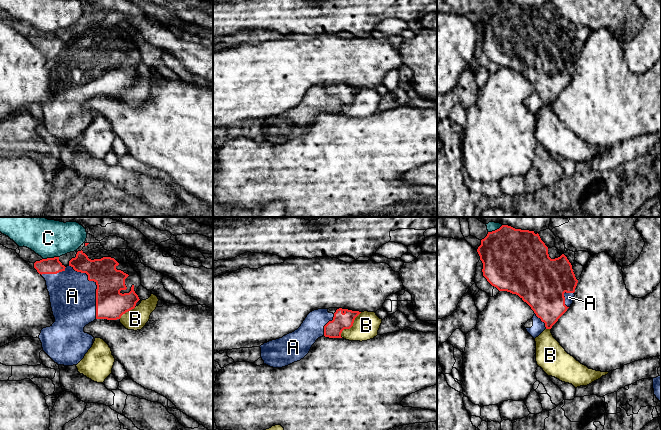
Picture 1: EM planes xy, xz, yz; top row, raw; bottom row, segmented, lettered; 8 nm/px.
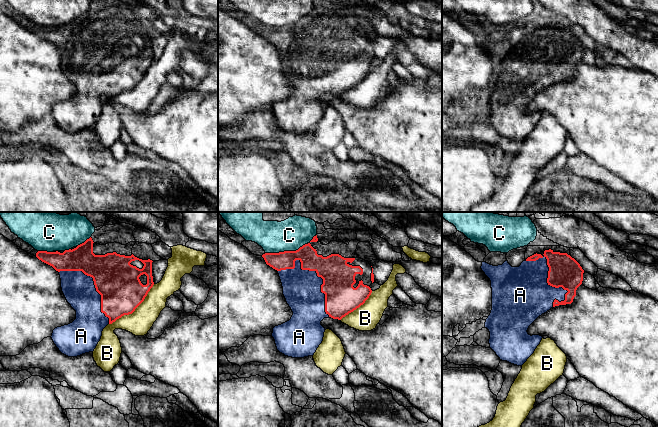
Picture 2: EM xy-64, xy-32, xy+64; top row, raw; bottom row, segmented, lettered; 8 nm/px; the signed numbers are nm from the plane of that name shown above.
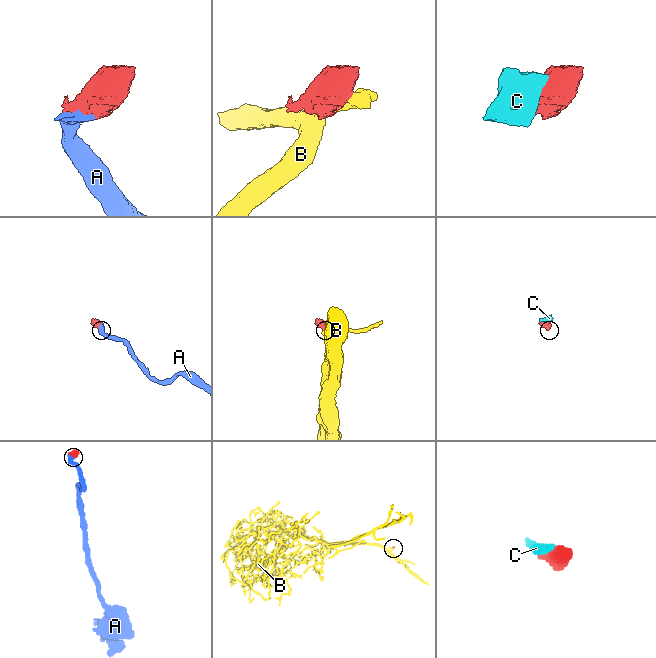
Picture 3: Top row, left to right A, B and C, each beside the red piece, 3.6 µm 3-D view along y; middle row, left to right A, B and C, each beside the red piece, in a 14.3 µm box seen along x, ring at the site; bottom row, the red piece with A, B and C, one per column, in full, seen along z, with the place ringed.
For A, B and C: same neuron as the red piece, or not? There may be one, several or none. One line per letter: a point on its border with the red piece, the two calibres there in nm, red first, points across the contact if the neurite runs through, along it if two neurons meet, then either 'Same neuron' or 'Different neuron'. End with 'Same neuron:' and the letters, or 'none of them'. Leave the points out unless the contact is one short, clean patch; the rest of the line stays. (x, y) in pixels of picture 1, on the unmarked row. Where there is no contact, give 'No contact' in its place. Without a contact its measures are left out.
A: Touches red at xy (97, 62). Thickness 240 nm (red) against 360 nm. Same neuron
B: Touches red at xz (350, 103). Thickness 140 nm (red) against 200 nm. Different neuron
C: Touches red at xy (50, 34). Thickness 130 nm (red) against 280 nm. Different neuron
Same neuron: A

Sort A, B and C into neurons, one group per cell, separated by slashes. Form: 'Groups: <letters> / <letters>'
Groups: A / B / C

